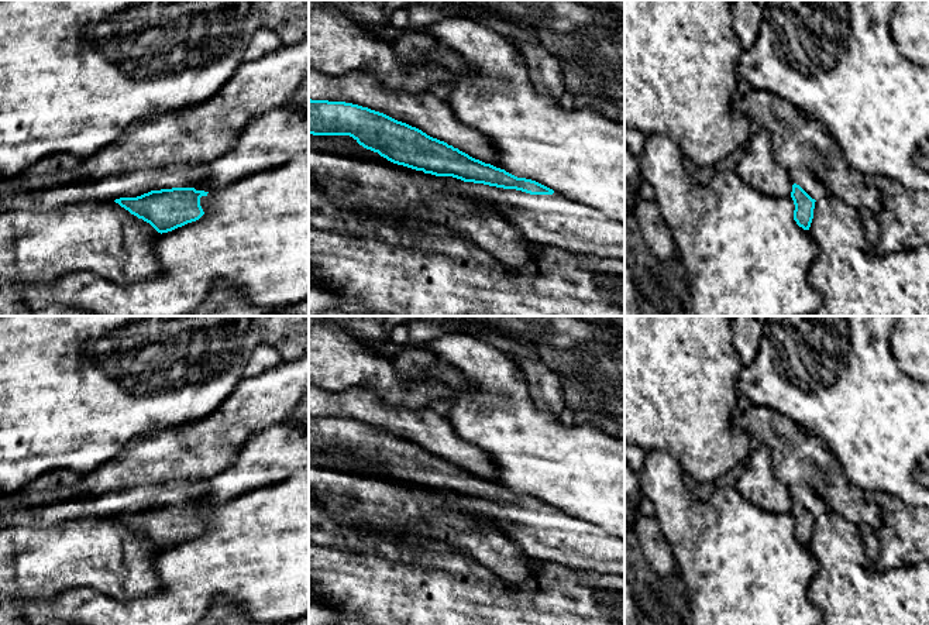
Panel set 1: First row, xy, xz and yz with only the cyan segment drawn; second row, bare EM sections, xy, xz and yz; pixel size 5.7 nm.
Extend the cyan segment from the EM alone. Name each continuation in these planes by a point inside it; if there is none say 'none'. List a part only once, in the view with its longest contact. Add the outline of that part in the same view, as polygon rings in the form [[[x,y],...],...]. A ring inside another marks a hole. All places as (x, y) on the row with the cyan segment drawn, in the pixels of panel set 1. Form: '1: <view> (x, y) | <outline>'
1: xz (553, 220) | [[[461,182],[461,188],[493,199],[527,241],[625,260],[625,224],[593,207],[568,198],[530,195],[484,183]]]

